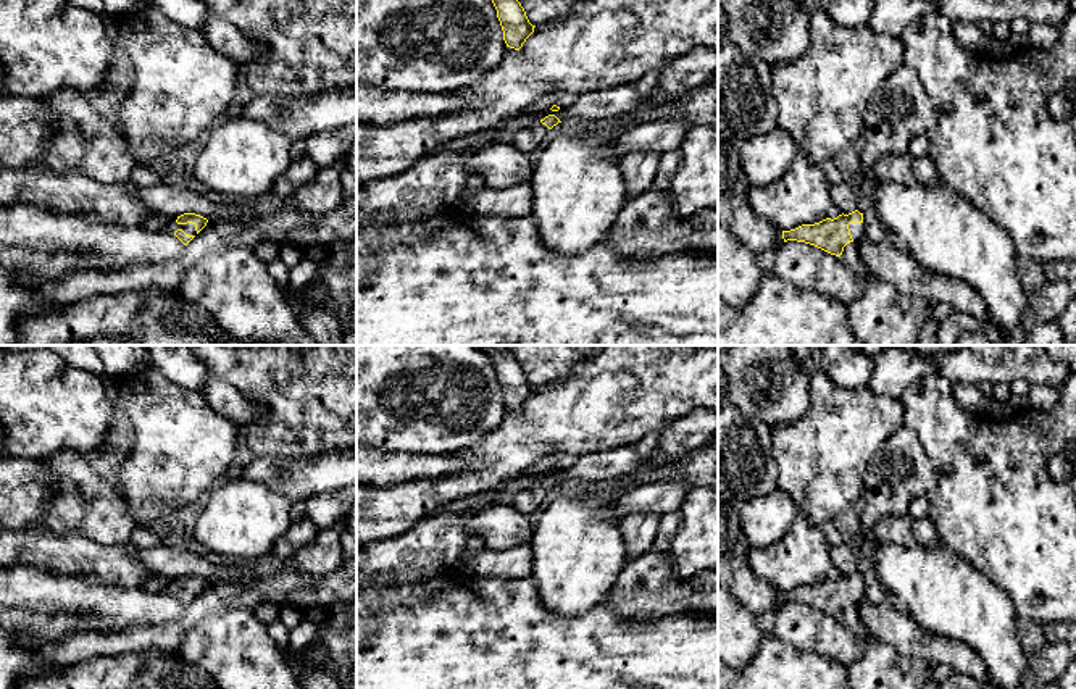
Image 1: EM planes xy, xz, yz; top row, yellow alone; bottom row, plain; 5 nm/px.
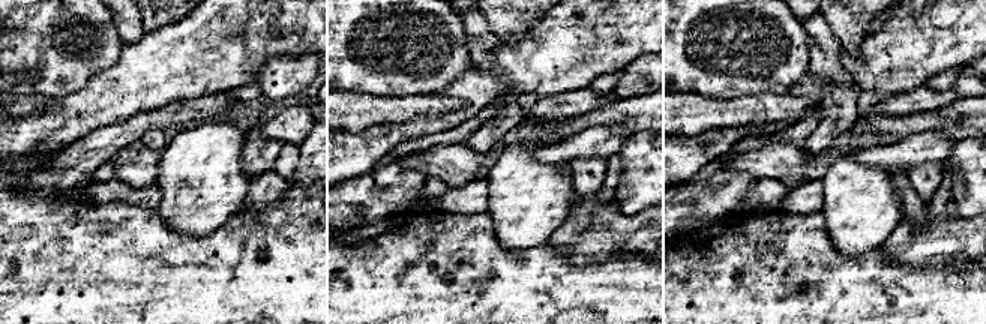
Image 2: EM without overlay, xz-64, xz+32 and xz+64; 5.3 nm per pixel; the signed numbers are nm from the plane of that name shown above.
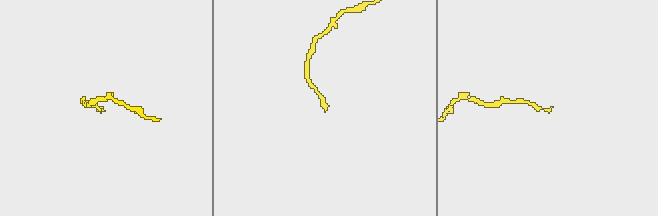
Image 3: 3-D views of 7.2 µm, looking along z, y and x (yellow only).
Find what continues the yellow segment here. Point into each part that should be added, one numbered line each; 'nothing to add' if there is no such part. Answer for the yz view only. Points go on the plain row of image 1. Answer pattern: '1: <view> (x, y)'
1: yz (857, 591)

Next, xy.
1: xy (173, 588)

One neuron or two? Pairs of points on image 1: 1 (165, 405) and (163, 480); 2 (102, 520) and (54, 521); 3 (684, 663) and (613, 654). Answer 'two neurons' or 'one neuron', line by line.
1: one neuron
2: one neuron
3: one neuron

